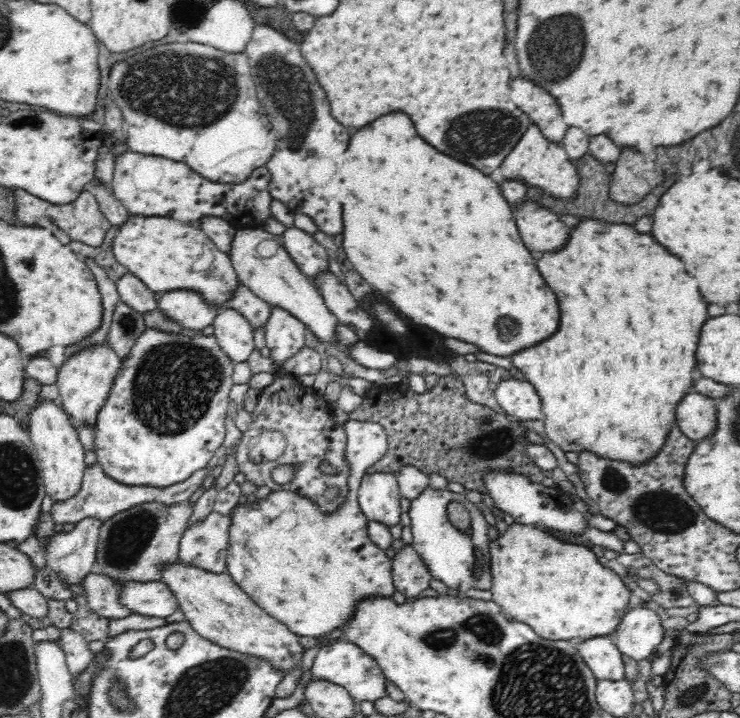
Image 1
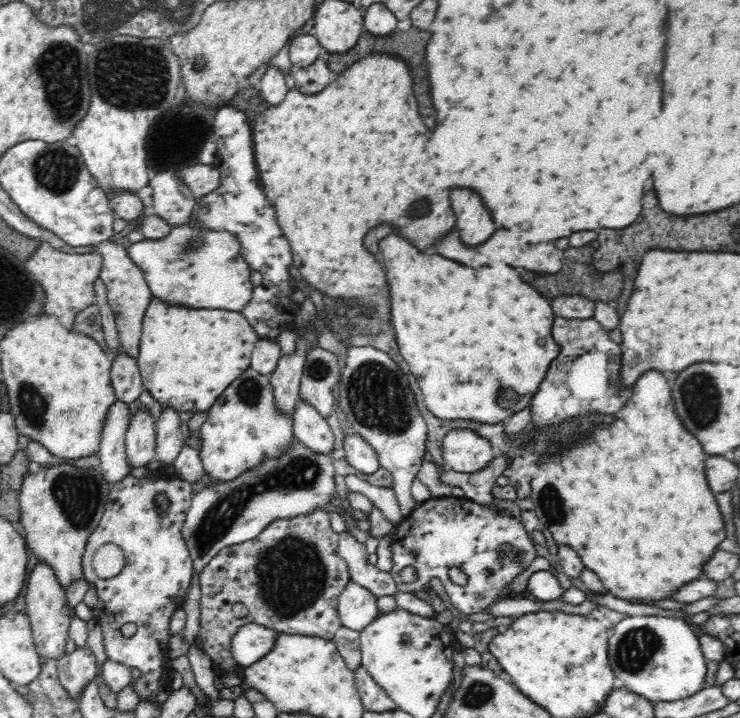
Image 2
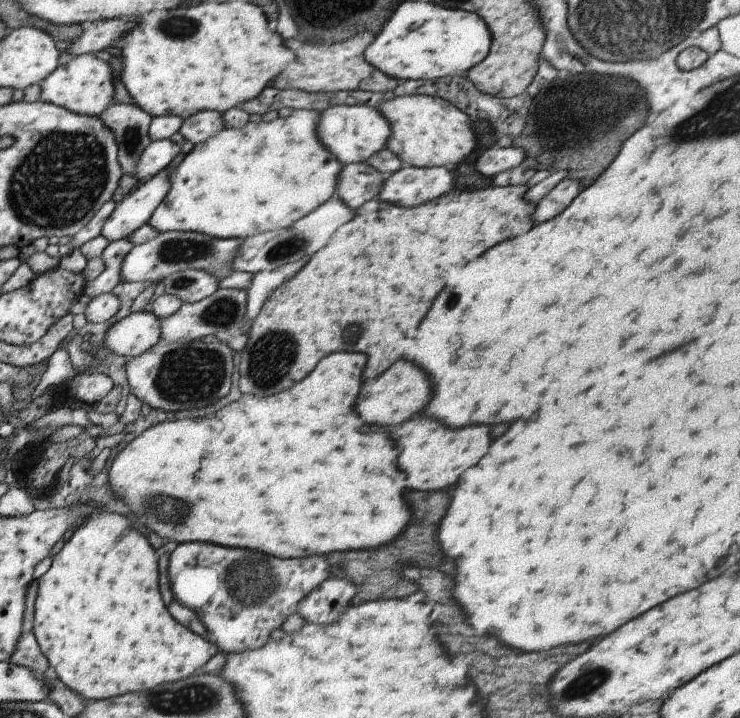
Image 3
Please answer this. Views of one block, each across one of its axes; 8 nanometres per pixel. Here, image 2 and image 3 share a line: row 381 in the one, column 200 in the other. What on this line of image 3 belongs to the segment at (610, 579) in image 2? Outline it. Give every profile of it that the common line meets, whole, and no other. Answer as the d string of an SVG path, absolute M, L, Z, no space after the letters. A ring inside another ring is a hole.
M93 510L73 528L61 552L53 556L49 570L37 580L33 606L33 634L45 660L57 678L83 700L105 700L117 694L149 690L163 682L175 682L193 674L219 650L215 644L175 624L157 592L157 554L121 514Z

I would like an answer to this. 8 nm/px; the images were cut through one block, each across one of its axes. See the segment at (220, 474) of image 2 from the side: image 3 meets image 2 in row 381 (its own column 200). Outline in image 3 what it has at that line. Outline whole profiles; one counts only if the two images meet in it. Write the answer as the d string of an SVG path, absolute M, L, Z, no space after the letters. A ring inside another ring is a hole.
M167 232L159 234L153 240L143 242L141 246L133 246L127 256L121 260L119 268L119 284L135 284L135 282L153 282L161 284L165 278L177 272L187 272L187 270L203 270L219 280L227 274L231 274L231 260L235 252L239 250L241 238L239 240L215 240L211 236L201 236L201 234L185 234L185 232Z

